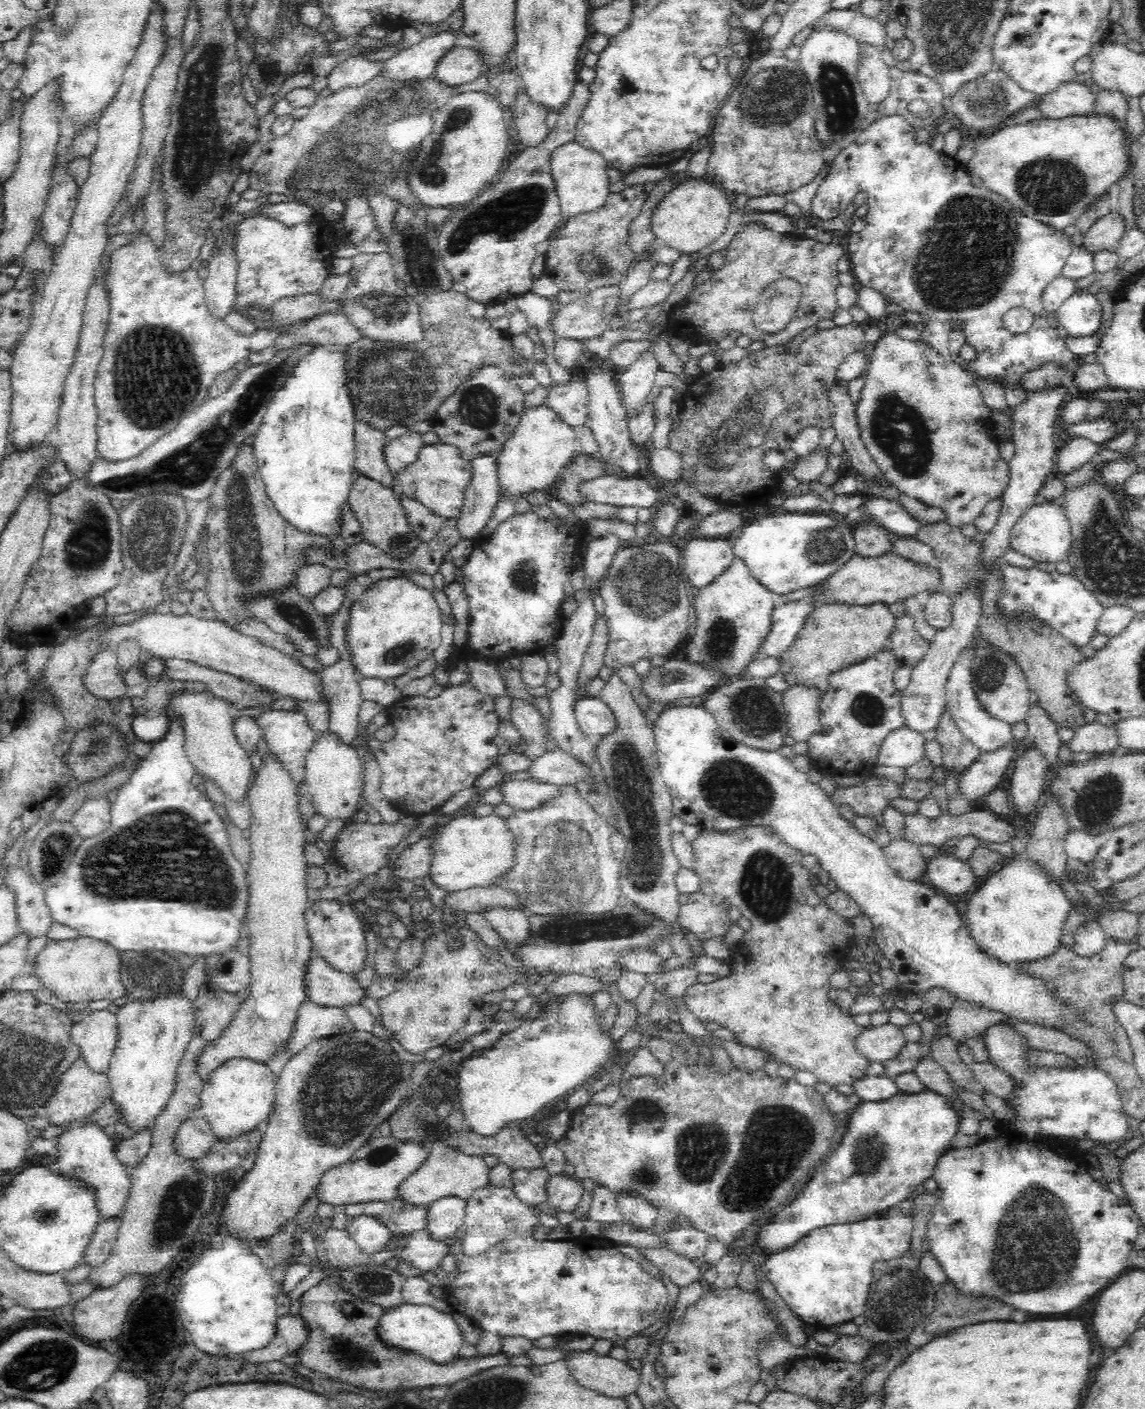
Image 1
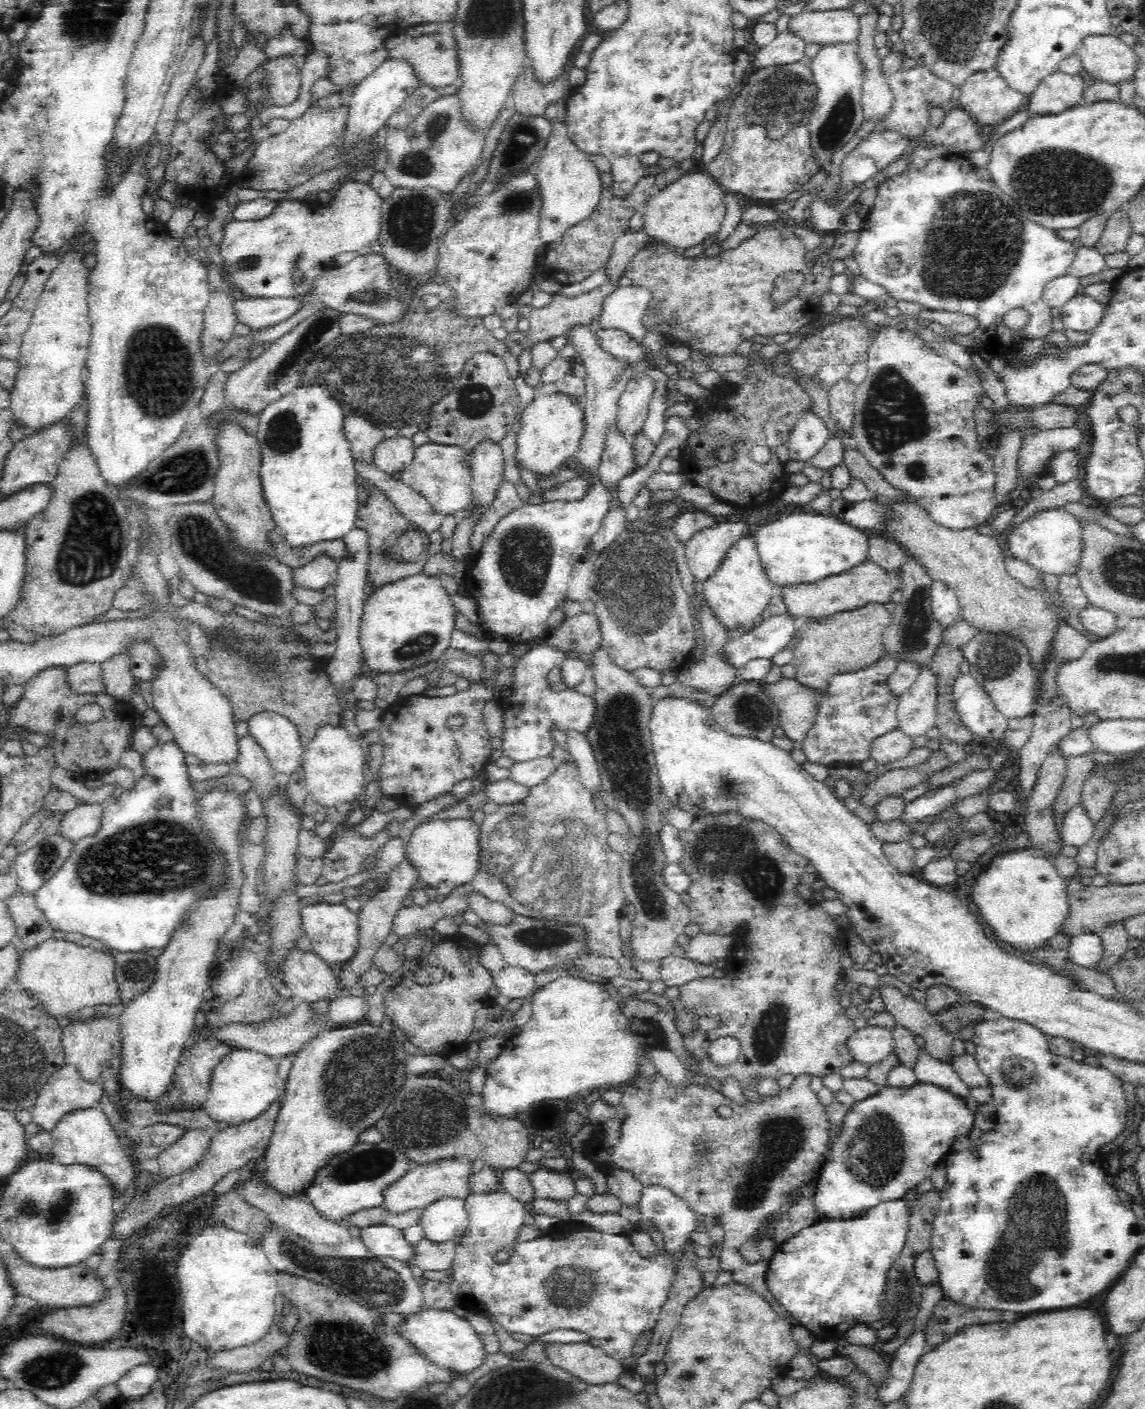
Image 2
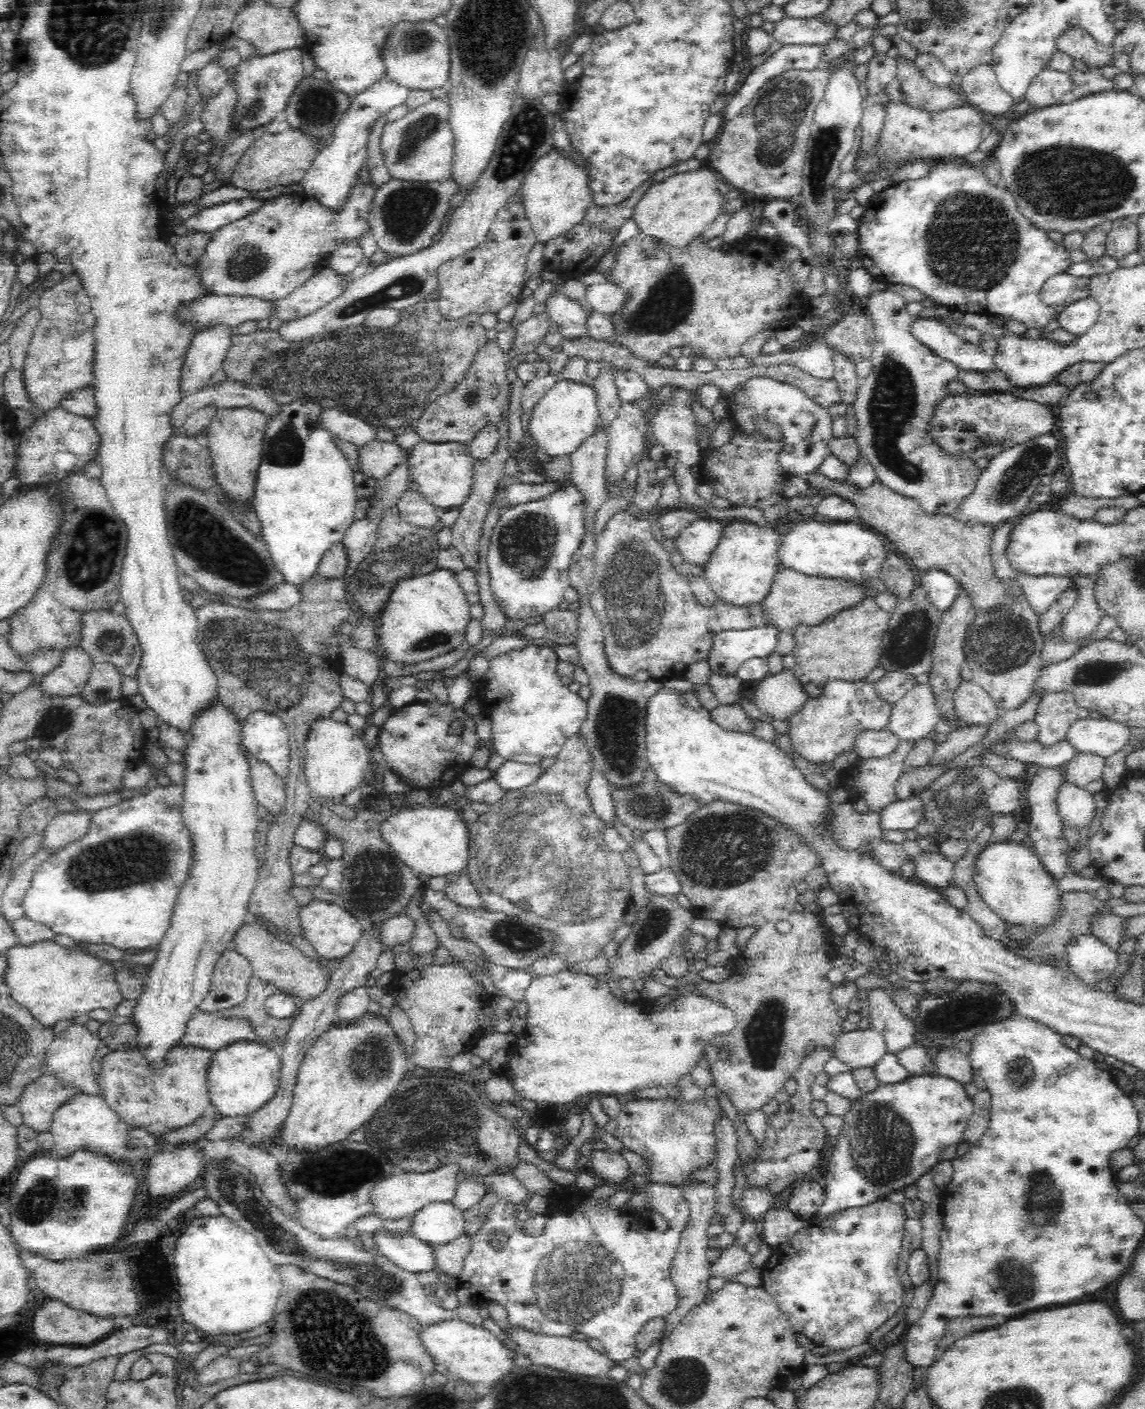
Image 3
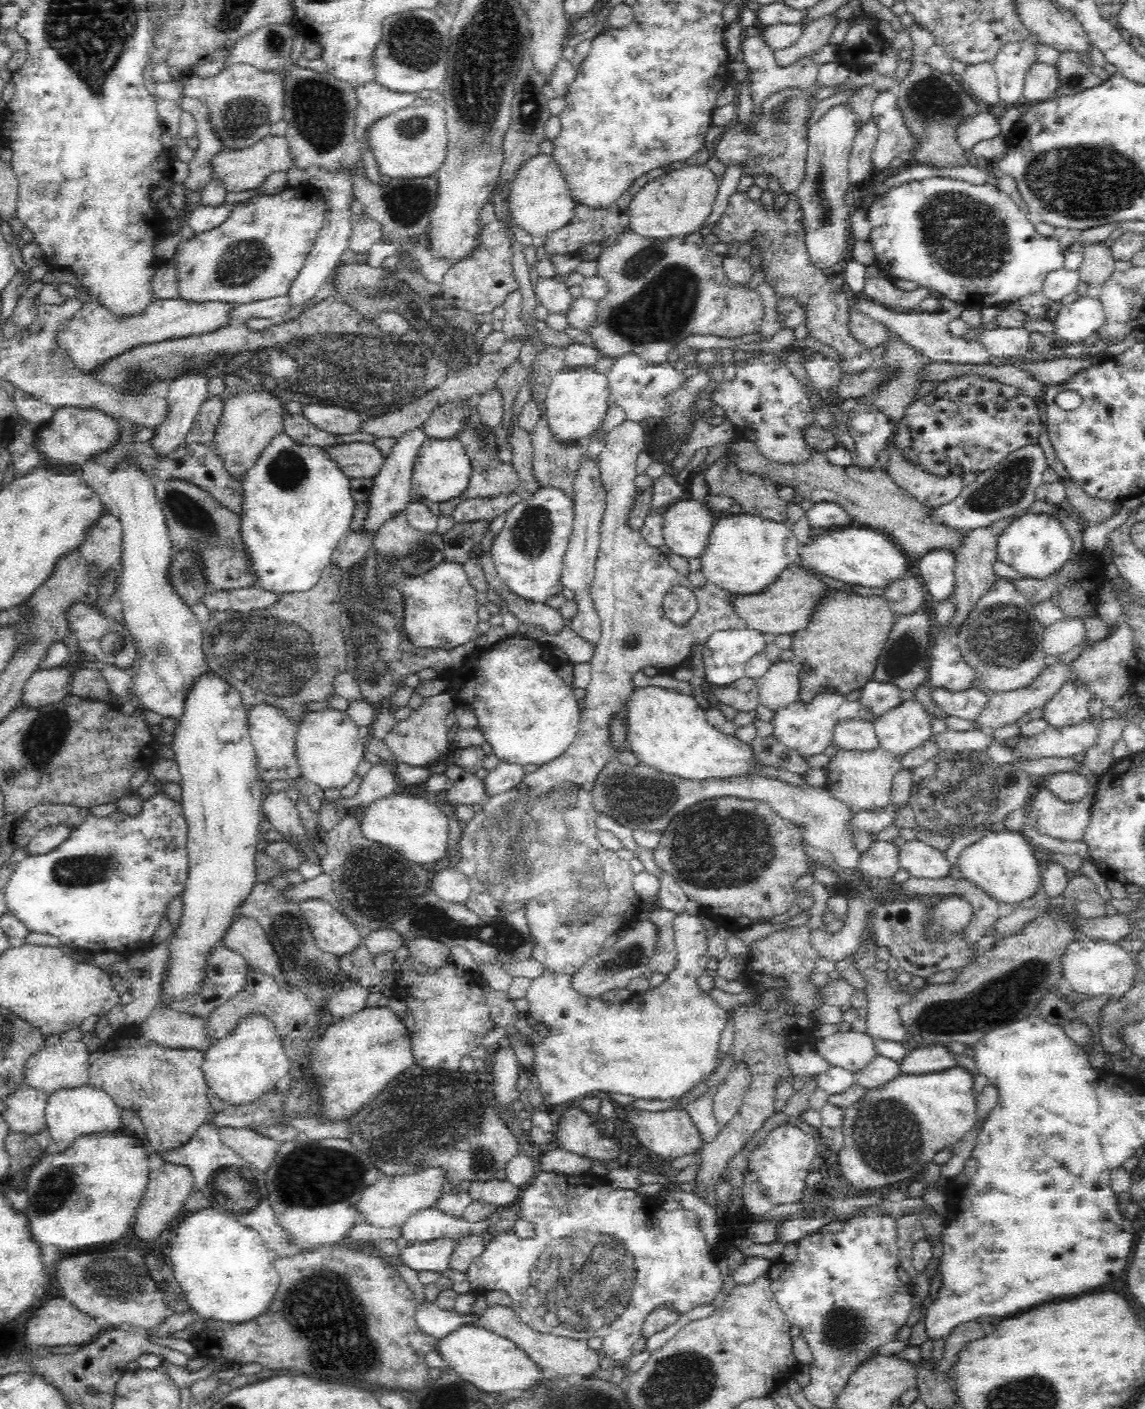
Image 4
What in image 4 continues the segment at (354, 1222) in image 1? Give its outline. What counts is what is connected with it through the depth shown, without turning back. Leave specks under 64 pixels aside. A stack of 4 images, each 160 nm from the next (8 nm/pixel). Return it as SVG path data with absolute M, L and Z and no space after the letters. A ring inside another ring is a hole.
M438 1239L427 1243L404 1242L398 1250L398 1258L404 1266L416 1272L440 1272L446 1270L452 1247L457 1240Z

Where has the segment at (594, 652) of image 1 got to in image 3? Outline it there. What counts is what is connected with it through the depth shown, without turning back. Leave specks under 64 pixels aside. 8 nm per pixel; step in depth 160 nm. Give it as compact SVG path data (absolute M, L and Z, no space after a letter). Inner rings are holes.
M555 609L543 615L547 632L545 637L558 644L575 644L578 640L578 623L580 613L576 611Z

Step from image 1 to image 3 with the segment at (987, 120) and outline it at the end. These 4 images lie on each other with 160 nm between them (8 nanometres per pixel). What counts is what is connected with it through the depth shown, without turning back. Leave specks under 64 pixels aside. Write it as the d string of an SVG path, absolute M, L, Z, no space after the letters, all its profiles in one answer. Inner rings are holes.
M983 64L971 69L960 85L968 105L981 114L1009 116L1010 110L1016 105L1014 98L1000 86L991 65Z

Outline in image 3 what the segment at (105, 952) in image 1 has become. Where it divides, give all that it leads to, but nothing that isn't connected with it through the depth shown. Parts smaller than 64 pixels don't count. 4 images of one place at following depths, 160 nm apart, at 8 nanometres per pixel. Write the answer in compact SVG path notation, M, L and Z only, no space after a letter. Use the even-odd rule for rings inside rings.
M47 940L30 946L16 945L5 954L8 968L4 992L26 1007L44 1026L53 1027L59 1020L74 1019L96 1008L114 1012L123 1000L111 962L84 954L76 947L64 948Z

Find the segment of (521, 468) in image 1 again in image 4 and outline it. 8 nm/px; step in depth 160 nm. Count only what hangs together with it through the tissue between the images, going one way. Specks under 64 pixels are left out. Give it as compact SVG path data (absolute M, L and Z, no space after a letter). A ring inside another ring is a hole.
M565 367L550 381L543 406L545 422L551 437L559 444L578 443L582 438L594 434L602 424L608 410L611 392L604 374L598 373L594 367L571 370Z

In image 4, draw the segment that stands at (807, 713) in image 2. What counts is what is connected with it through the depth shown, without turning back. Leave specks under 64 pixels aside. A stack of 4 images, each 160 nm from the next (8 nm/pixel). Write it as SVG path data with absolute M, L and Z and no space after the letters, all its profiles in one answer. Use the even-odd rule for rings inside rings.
M791 660L771 664L767 674L756 682L760 705L774 712L801 701L799 671Z

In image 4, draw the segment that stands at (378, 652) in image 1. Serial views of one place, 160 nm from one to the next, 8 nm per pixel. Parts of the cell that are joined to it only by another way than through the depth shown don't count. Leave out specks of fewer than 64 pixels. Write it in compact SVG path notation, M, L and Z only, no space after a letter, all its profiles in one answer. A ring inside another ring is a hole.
M442 561L426 574L408 577L401 591L401 633L414 648L452 650L476 636L480 596L468 581L463 565Z

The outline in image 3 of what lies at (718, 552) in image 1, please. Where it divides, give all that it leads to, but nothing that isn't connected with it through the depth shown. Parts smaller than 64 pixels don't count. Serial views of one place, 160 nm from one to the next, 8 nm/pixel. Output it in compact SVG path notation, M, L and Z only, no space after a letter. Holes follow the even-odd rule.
M698 518L686 530L680 530L675 539L676 550L686 562L704 567L706 562L710 562L716 546L720 544L724 528L722 521Z

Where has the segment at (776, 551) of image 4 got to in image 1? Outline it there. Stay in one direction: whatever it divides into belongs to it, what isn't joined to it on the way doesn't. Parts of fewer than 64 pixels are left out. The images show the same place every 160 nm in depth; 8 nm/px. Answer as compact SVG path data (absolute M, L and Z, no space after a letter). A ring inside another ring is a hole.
M734 558L720 577L699 589L694 597L696 630L686 639L681 649L694 666L707 666L723 678L746 676L747 666L761 655L760 646L771 630L774 593L768 592L747 572L741 560Z

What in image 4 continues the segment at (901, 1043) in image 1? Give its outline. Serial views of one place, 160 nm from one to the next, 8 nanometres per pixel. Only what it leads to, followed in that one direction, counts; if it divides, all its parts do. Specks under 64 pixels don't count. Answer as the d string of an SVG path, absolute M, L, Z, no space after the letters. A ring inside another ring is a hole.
M836 1032L816 1044L816 1053L828 1060L832 1066L850 1070L853 1073L870 1064L877 1055L876 1043L866 1032Z

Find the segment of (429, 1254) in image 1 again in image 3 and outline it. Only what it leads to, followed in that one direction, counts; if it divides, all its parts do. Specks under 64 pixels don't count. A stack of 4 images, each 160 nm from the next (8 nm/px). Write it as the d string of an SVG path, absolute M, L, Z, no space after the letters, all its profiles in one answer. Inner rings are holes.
M466 1235L448 1243L431 1246L431 1253L436 1267L451 1277L457 1277L462 1270L464 1257L470 1252L471 1237Z

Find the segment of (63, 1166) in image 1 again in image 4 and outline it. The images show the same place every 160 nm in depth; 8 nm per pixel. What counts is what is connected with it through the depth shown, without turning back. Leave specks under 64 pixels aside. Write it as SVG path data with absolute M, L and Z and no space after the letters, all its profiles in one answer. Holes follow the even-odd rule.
M84 1084L74 1090L58 1090L49 1095L45 1108L47 1129L60 1153L70 1149L74 1141L90 1134L112 1134L122 1128L122 1108L107 1092Z

